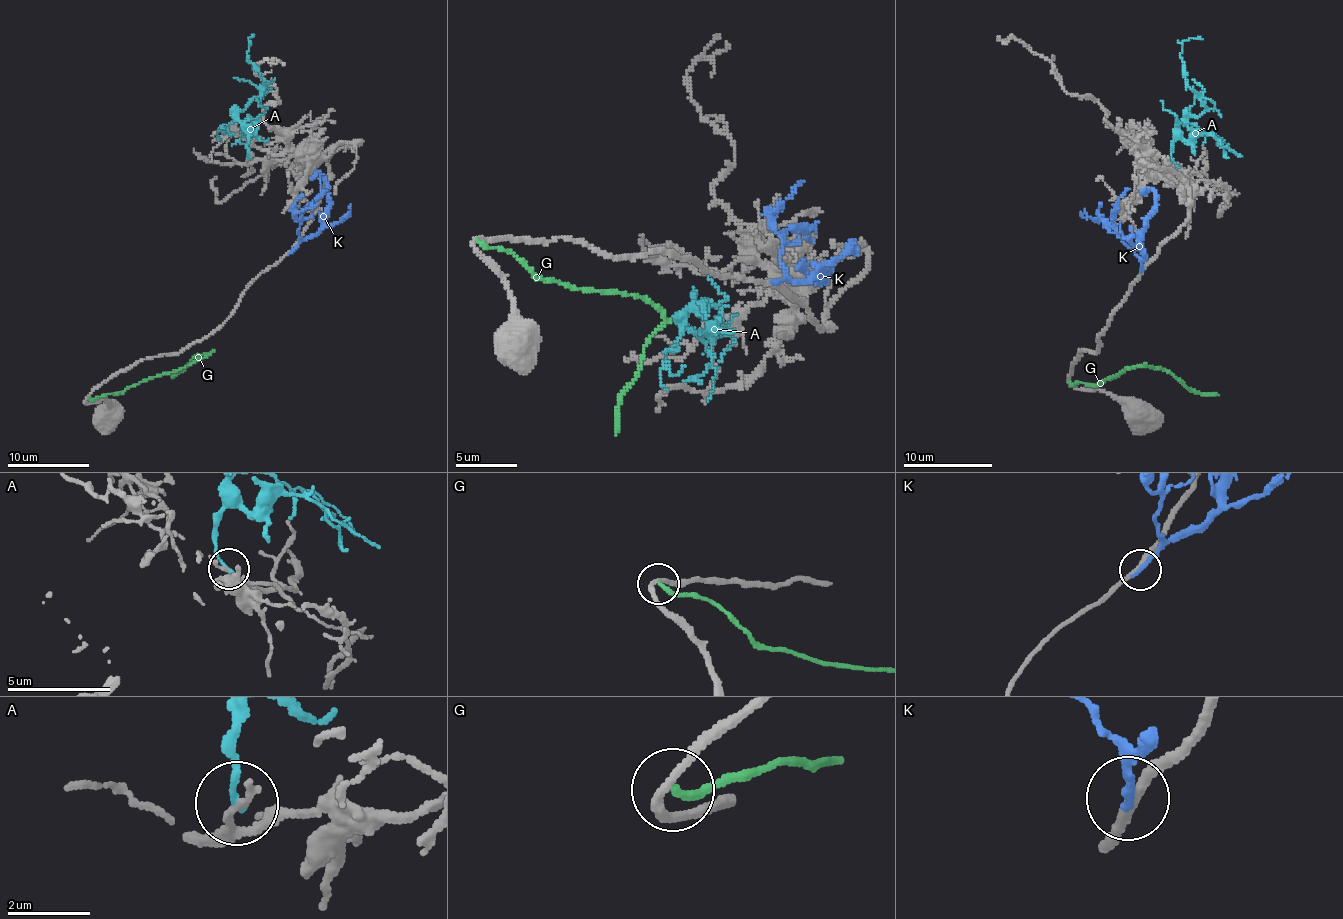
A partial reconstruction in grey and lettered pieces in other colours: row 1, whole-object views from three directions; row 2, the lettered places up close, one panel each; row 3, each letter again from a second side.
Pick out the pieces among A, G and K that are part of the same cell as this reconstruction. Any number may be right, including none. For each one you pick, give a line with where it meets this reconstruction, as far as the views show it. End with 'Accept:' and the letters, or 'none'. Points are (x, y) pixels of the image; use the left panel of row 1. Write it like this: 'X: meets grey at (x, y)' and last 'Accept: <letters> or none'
Accept: none

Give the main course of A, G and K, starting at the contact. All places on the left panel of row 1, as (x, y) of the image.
A: (249, 157), (245, 125), (238, 118), (238, 110), (260, 95), (262, 80), (247, 53), (248, 37), (253, 36)
G: (88, 399), (191, 365), (210, 353), (194, 356), (170, 375)
K: (292, 251), (323, 225), (323, 213), (329, 203), (326, 180), (318, 173), (315, 178)

